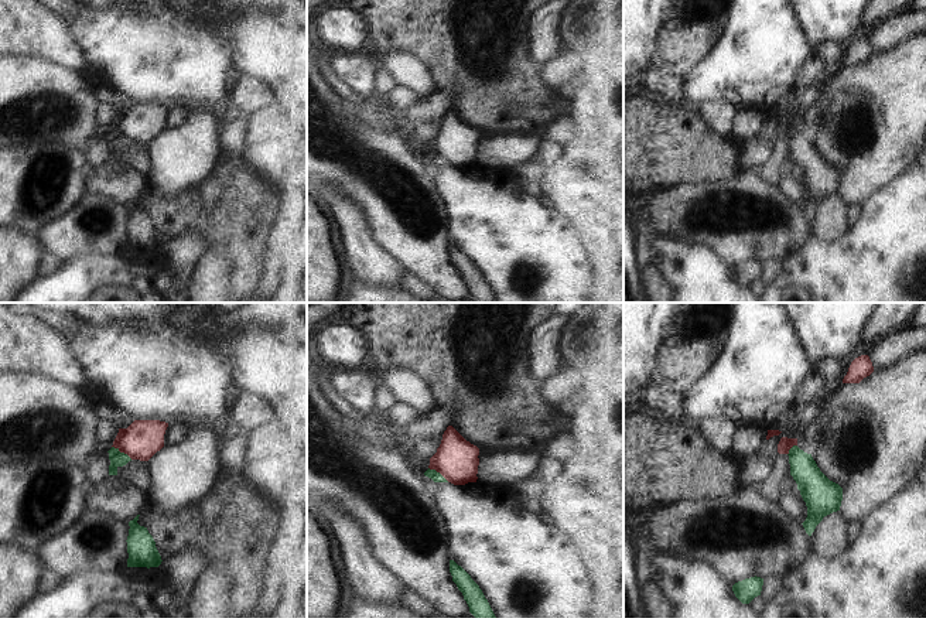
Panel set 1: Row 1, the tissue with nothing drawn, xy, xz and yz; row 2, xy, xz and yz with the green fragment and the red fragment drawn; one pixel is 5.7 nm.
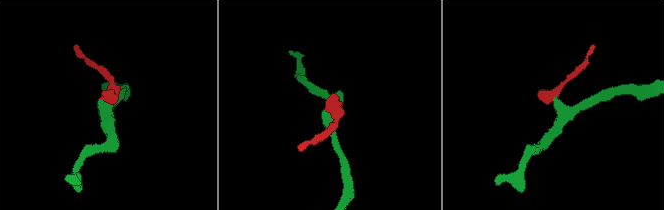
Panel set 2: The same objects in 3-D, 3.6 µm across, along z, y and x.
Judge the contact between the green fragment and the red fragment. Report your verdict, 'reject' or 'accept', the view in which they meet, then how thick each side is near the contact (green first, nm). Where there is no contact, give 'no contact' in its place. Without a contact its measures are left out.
reject | xy | 90/220 nm

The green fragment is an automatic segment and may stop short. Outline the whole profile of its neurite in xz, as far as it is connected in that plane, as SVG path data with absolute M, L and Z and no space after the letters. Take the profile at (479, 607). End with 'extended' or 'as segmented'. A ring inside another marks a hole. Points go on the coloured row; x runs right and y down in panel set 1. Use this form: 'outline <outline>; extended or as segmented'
outline M450 560L450 573L475 618L496 618L479 585L454 560Z; as segmented

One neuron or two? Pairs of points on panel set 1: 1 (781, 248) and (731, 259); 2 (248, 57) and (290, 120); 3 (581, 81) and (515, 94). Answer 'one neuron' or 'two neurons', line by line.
1: one neuron
2: one neuron
3: two neurons

